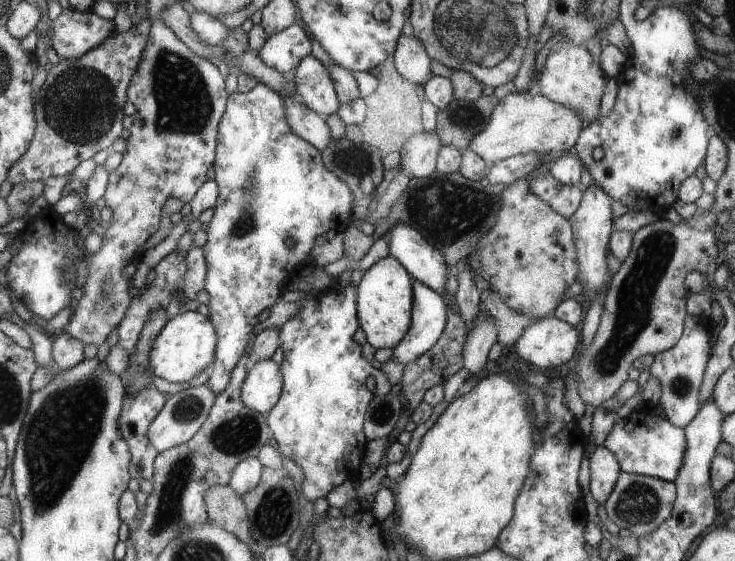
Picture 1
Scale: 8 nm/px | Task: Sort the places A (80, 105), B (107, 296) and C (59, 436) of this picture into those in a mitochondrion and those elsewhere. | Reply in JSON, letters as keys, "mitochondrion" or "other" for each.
{"A":"mitochondrion","B":"mitochondrion","C":"mitochondrion"}

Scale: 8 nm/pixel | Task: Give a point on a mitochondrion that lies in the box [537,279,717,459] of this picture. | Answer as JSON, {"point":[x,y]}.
{"point":[681,385]}

